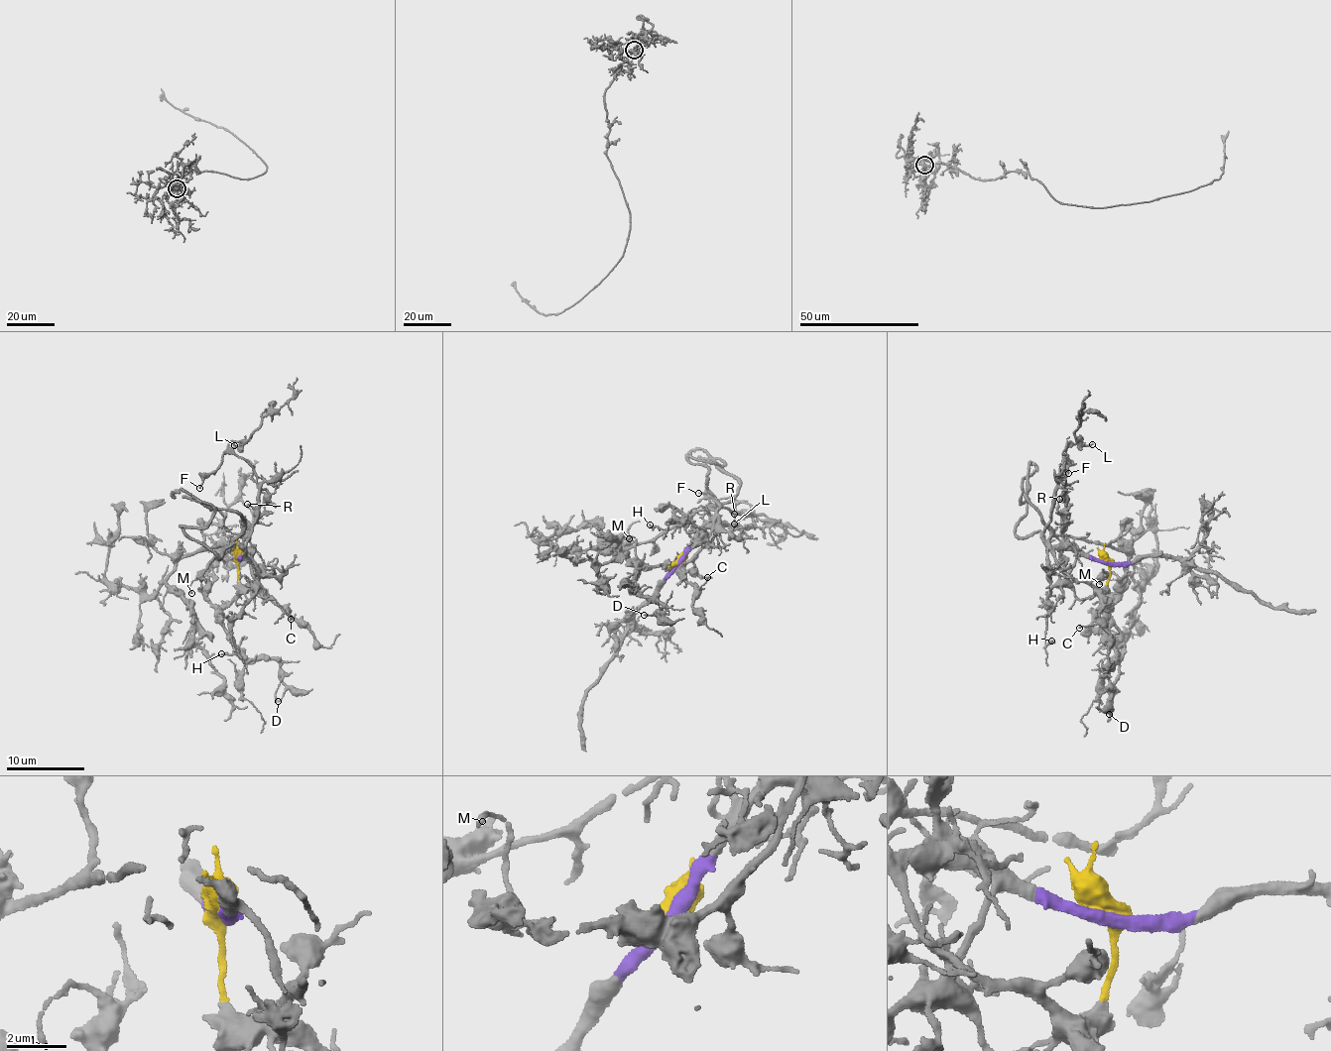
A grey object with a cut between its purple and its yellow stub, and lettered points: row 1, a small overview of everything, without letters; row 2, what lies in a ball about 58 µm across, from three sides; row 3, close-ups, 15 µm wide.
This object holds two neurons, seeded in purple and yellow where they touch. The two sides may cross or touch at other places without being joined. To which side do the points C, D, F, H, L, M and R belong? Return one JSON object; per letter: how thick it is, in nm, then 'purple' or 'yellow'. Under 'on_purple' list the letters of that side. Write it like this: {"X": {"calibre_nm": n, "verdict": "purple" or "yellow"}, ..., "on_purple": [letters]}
{"C": {"calibre_nm": 130, "verdict": "yellow"}, "D": {"calibre_nm": 110, "verdict": "yellow"}, "F": {"calibre_nm": 120, "verdict": "purple"}, "H": {"calibre_nm": 200, "verdict": "purple"}, "L": {"calibre_nm": 130, "verdict": "purple"}, "M": {"calibre_nm": 180, "verdict": "yellow"}, "R": {"calibre_nm": 120, "verdict": "purple"}, "on_purple": ["F", "H", "L", "R"]}

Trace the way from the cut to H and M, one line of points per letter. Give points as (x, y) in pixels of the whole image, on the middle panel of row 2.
H: (677, 563), (685, 550), (700, 541), (702, 529), (673, 519), (665, 523), (666, 527), (660, 529), (649, 525)
M: (677, 563), (665, 569), (632, 562), (636, 559), (635, 538), (629, 537)

